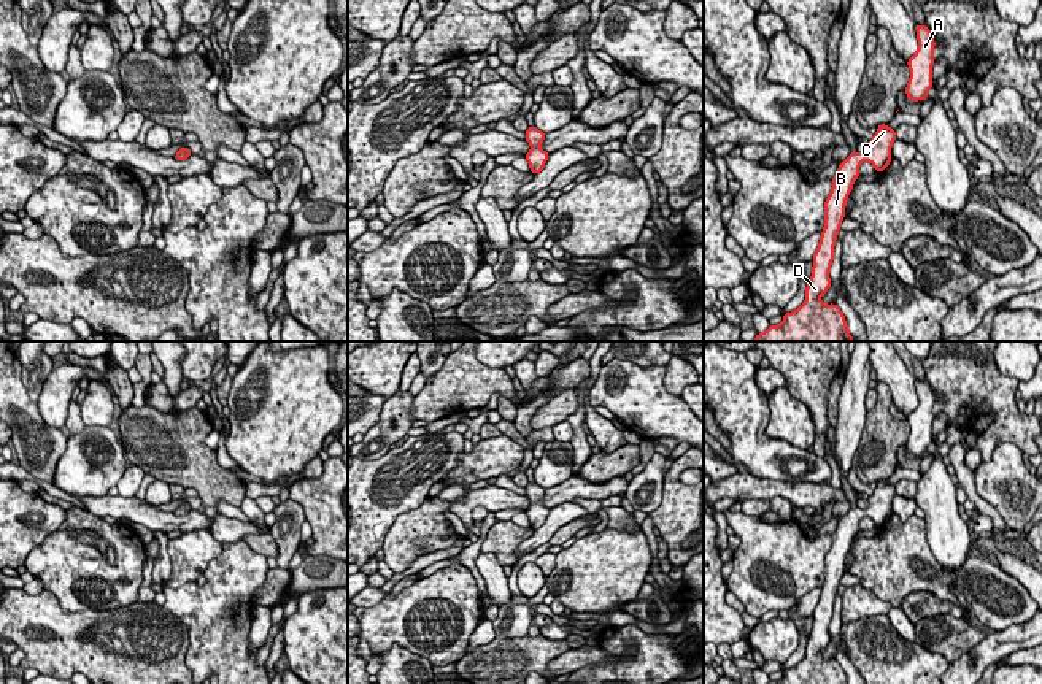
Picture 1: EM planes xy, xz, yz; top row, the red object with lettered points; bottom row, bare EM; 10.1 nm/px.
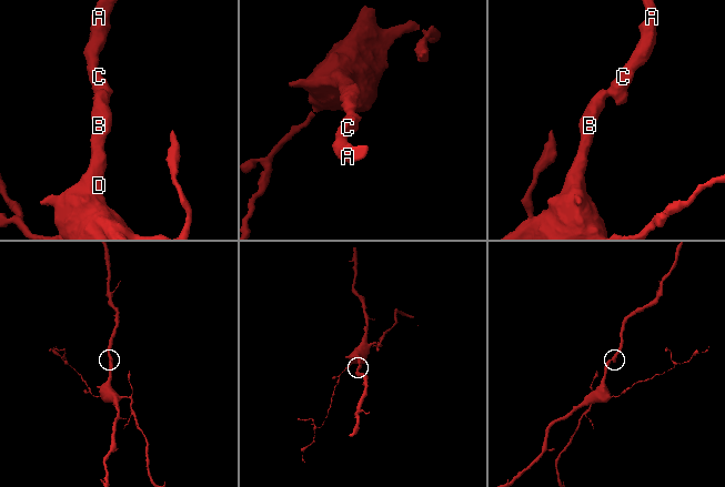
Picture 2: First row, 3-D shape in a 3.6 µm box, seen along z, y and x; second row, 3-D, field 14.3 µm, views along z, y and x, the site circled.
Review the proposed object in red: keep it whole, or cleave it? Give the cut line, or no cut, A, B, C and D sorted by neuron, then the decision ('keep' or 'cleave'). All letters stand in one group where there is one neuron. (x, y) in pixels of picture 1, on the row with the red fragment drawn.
cut none; groups A B C D; keep

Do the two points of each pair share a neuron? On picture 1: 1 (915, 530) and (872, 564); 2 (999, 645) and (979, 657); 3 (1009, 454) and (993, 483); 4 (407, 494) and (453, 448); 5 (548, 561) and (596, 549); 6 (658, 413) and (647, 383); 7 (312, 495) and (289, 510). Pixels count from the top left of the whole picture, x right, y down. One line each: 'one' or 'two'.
1: one
2: one
3: one
4: one
5: two
6: one
7: two

